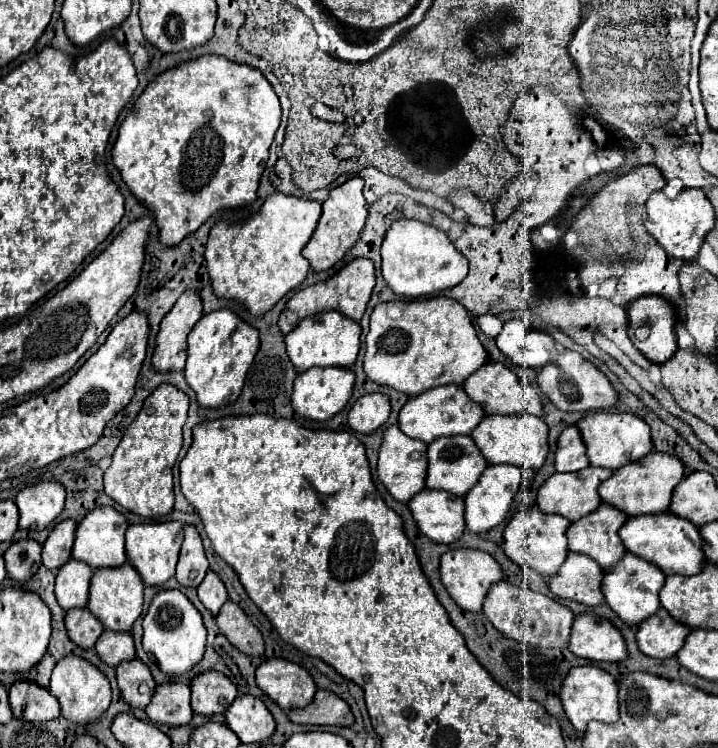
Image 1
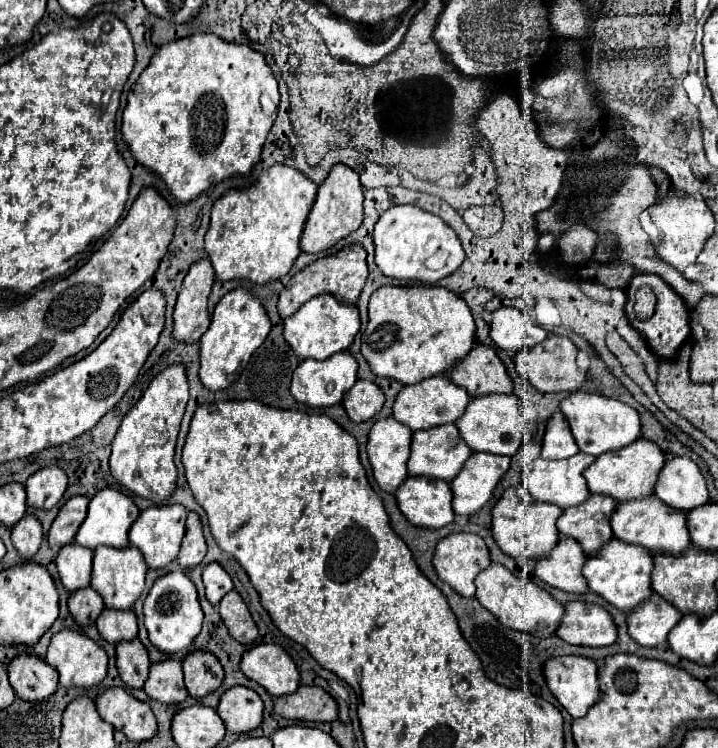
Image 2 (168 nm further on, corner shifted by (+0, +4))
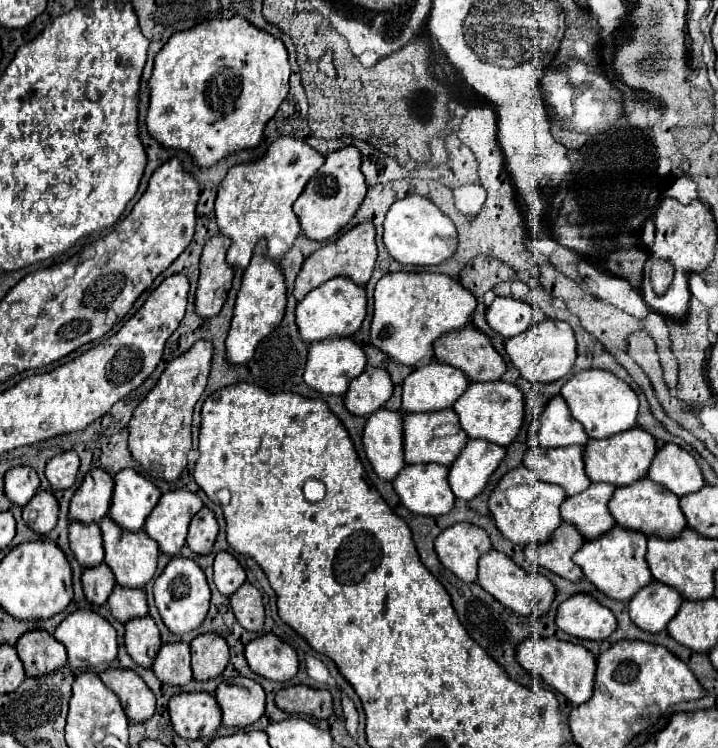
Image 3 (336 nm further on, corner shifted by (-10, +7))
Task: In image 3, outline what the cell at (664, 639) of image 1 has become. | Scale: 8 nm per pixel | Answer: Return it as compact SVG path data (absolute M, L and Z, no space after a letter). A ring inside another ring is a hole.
M651 581L629 601L629 615L639 629L657 633L675 617L681 601L683 597L679 591L659 581Z

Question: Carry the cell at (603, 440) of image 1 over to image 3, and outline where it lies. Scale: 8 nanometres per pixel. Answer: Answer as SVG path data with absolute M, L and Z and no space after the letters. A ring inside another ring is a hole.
M585 369L575 373L563 387L561 395L569 405L571 415L585 427L591 439L605 439L615 433L637 427L637 409L639 401L635 391L619 377L603 369Z

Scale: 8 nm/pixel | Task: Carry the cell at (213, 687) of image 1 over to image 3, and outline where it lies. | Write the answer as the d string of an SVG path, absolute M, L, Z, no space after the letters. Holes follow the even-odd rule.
M215 633L199 635L191 641L191 667L193 679L207 681L223 673L229 663L229 647L223 637Z

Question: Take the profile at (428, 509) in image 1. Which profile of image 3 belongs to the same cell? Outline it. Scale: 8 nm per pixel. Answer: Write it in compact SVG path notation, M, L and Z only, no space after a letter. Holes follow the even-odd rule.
M425 463L425 465L405 465L397 477L391 481L395 493L401 497L403 505L417 513L417 515L445 515L453 509L455 495L447 483L449 467L439 463Z

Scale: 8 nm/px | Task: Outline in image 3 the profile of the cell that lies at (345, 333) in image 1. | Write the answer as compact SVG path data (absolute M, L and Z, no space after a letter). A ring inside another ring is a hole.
M333 277L331 281L321 283L313 291L309 291L305 299L299 301L297 305L297 327L299 327L301 339L305 343L313 343L325 337L355 335L365 319L365 305L367 305L365 287L353 283L349 277Z

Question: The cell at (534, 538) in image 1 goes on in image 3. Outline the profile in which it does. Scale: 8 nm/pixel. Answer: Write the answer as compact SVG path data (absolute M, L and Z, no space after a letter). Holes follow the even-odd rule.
M519 465L503 475L503 479L495 485L489 497L489 511L495 519L497 529L503 537L517 545L529 543L545 543L551 533L561 525L559 505L565 499L565 491L559 485L543 483L529 467ZM523 499L523 501L521 501Z

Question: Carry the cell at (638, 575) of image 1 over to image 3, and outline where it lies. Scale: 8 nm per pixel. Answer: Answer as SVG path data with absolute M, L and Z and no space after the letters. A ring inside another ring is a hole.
M619 525L611 527L605 535L593 541L585 541L583 547L573 555L575 565L581 567L583 575L605 595L611 599L631 599L639 587L645 587L647 583L653 581L653 575L649 573L647 561L645 561L645 551L647 551L647 537L639 531L629 531Z

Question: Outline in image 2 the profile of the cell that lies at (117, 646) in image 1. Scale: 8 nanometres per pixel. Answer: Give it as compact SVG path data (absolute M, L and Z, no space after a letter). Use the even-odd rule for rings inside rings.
M105 608L97 618L97 630L113 646L117 646L119 642L131 642L137 636L135 612L133 610L117 612L117 610Z

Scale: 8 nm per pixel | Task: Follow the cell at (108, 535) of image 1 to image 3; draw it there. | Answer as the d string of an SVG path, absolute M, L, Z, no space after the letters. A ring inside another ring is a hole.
M121 469L115 475L115 491L109 515L119 527L139 531L159 497L161 491L149 479L139 475L135 469Z

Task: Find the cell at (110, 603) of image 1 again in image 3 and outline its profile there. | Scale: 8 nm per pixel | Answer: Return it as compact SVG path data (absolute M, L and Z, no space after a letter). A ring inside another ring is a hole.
M105 515L99 521L99 527L103 531L103 545L105 545L105 563L111 567L111 571L115 573L115 581L123 587L135 587L135 589L143 589L147 581L153 579L155 569L157 569L157 543L143 531L123 531L121 527L117 527L115 521L111 521L109 515Z

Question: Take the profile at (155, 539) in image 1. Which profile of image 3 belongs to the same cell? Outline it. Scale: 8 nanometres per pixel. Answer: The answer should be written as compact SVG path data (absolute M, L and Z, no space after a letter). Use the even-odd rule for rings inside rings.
M175 489L161 495L145 523L145 533L155 539L163 553L177 555L185 545L187 527L193 515L203 507L203 501L187 489Z

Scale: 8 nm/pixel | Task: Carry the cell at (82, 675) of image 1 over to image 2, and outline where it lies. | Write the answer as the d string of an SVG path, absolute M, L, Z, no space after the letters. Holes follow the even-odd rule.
M63 630L63 632L55 634L51 638L45 662L59 672L59 684L63 688L91 690L91 688L97 688L107 678L107 654L105 654L105 650L77 630Z

